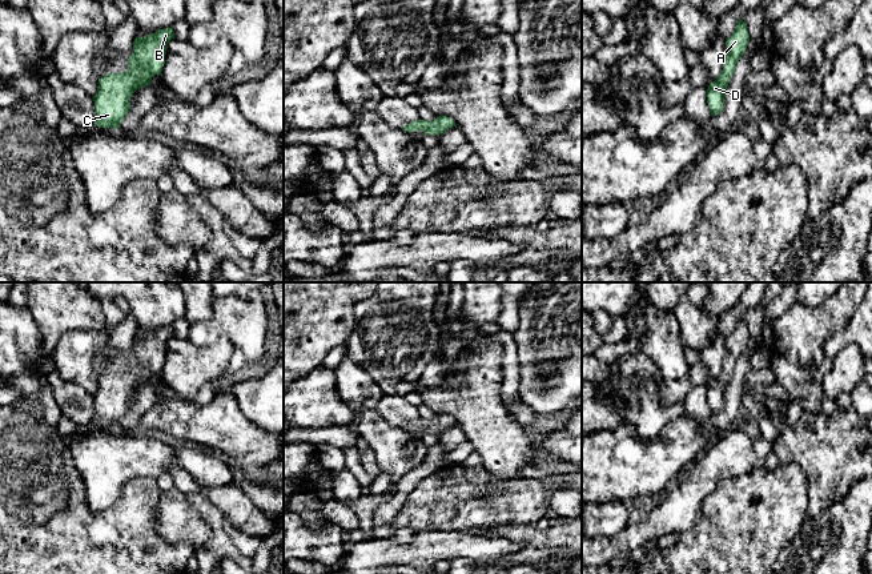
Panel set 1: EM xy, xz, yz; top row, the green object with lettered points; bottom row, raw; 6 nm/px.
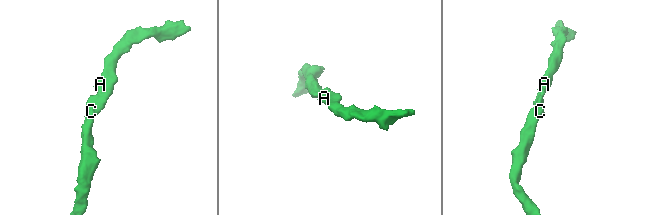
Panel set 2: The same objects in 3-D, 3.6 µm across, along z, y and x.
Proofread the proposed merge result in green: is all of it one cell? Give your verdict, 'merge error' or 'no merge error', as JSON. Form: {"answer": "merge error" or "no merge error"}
{"answer": "no merge error"}

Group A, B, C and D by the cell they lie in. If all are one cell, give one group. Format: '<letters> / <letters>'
A B C D

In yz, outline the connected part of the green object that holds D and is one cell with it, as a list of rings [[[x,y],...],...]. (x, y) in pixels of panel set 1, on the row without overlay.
[[[740,317],[736,321],[734,332],[726,340],[726,353],[723,357],[723,369],[719,376],[708,384],[707,401],[711,413],[716,414],[723,409],[724,393],[734,373],[738,360],[742,357],[750,340],[750,332],[746,321]]]

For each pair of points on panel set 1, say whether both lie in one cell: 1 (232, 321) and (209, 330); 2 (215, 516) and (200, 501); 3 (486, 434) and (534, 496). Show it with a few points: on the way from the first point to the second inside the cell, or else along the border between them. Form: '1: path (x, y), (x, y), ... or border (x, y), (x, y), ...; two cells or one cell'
1: path (226, 321), (215, 328); one cell
2: path (211, 512), (204, 505); one cell
3: border (522, 477), (498, 481); two cells

